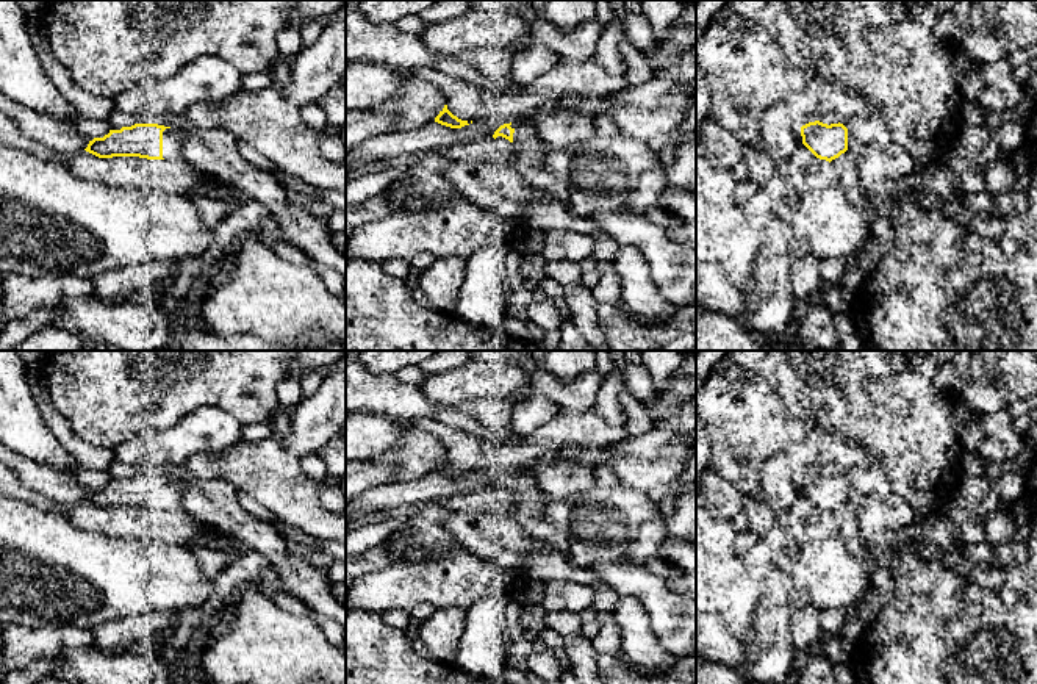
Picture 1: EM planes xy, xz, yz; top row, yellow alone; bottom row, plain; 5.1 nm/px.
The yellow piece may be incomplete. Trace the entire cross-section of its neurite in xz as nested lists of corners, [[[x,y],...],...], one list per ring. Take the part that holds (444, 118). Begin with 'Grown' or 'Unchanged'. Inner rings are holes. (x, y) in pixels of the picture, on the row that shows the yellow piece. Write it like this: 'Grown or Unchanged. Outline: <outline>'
Unchanged. Outline: [[[447,105],[440,111],[440,114],[435,117],[435,122],[450,127],[450,128],[461,128],[465,125],[469,125],[468,121],[461,121],[457,116],[454,116],[449,110]]]

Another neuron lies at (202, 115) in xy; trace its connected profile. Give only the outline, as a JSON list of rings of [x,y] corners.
[[[197,102],[180,114],[155,116],[158,125],[181,128],[191,127],[197,130],[221,128],[222,116],[216,110],[217,102]]]

